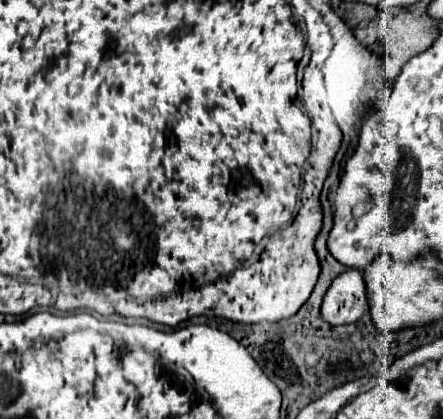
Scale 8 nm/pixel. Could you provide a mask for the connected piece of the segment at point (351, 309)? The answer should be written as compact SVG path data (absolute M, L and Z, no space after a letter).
M350 268L350 270L338 274L332 280L328 292L324 294L324 300L322 300L322 318L328 324L334 324L334 326L356 322L366 312L366 292L364 290L366 290L366 286L362 284L362 274L356 268Z

